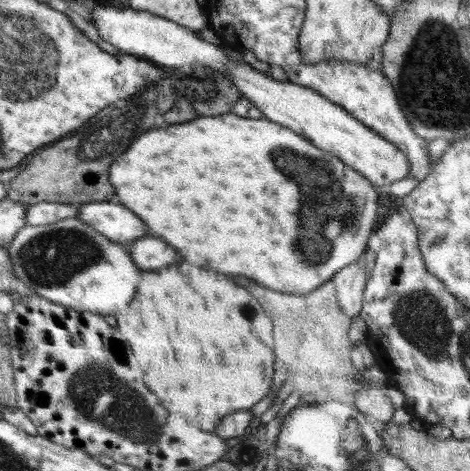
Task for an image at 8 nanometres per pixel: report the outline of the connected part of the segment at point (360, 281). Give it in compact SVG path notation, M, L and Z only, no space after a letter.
M363 256L343 268L331 279L336 286L340 310L350 319L356 318L362 310L363 292L369 278L369 272L366 270L366 262Z

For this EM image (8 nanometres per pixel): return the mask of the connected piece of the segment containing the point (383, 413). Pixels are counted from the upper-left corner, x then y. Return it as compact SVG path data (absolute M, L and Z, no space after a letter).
M359 388L354 394L355 407L376 420L376 424L390 423L395 412L385 389Z

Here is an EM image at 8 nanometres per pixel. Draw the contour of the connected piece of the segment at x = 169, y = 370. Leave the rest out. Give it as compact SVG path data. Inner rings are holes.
M182 262L180 266L170 266L170 270L158 270L158 272L146 272L142 274L142 292L138 288L137 296L128 305L125 313L116 314L117 329L121 331L122 336L129 342L132 348L134 358L142 362L142 370L146 370L145 384L150 388L150 392L158 398L158 402L168 412L181 415L190 425L198 427L200 430L213 431L216 426L233 412L251 409L254 404L258 404L264 396L270 392L273 387L272 379L274 376L273 362L274 356L274 339L272 336L272 320L266 314L263 306L252 296L248 290L242 286L236 286L232 280L228 280L222 274L216 274L212 270L202 270L198 266L192 266L188 262Z

